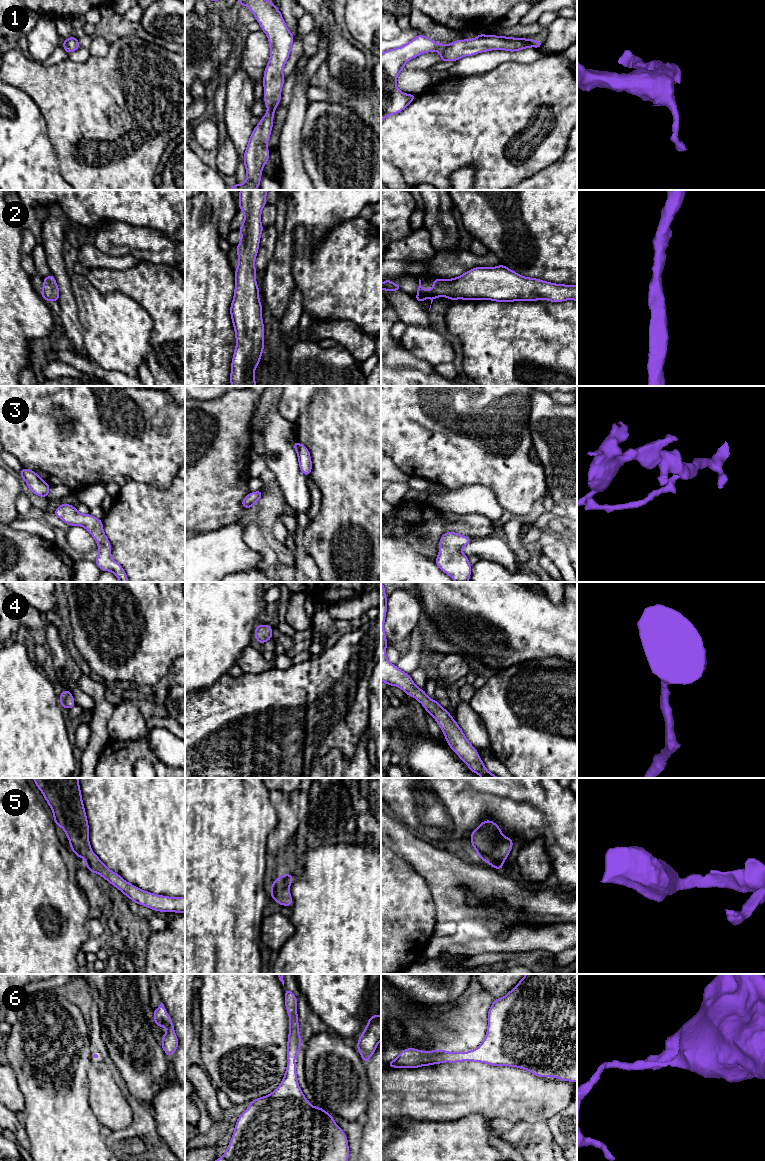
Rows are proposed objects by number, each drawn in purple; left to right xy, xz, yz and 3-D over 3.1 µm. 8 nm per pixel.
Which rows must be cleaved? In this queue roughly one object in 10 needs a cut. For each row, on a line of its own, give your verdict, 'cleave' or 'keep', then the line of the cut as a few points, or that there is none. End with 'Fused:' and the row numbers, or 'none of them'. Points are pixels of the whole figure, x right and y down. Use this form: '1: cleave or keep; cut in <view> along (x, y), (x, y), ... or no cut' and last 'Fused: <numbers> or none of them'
1: keep; no cut
2: keep; no cut
3: keep; no cut
4: keep; no cut
5: keep; no cut
6: keep; no cut
Fused: none of them

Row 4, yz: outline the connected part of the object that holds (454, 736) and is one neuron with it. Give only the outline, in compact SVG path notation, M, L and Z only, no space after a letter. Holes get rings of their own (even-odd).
M381 582L381 681L390 686L398 686L406 695L410 695L420 702L443 731L450 748L473 773L478 774L482 778L499 778L486 769L478 751L467 740L462 729L458 726L455 719L451 717L450 713L438 701L430 699L425 690L419 689L413 682L410 674L403 672L387 660L386 646L388 641L384 631L386 612L387 597L385 587Z

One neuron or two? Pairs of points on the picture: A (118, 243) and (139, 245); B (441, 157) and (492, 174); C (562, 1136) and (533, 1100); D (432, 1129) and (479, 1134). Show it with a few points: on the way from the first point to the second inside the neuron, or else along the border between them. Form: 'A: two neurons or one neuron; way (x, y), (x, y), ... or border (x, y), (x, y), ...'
A: one neuron; way (123, 243), (134, 243)
B: one neuron; way (454, 157), (475, 157), (479, 161)
C: two neurons; border (566, 1106), (547, 1121)
D: one neuron; way (444, 1134), (467, 1134)

